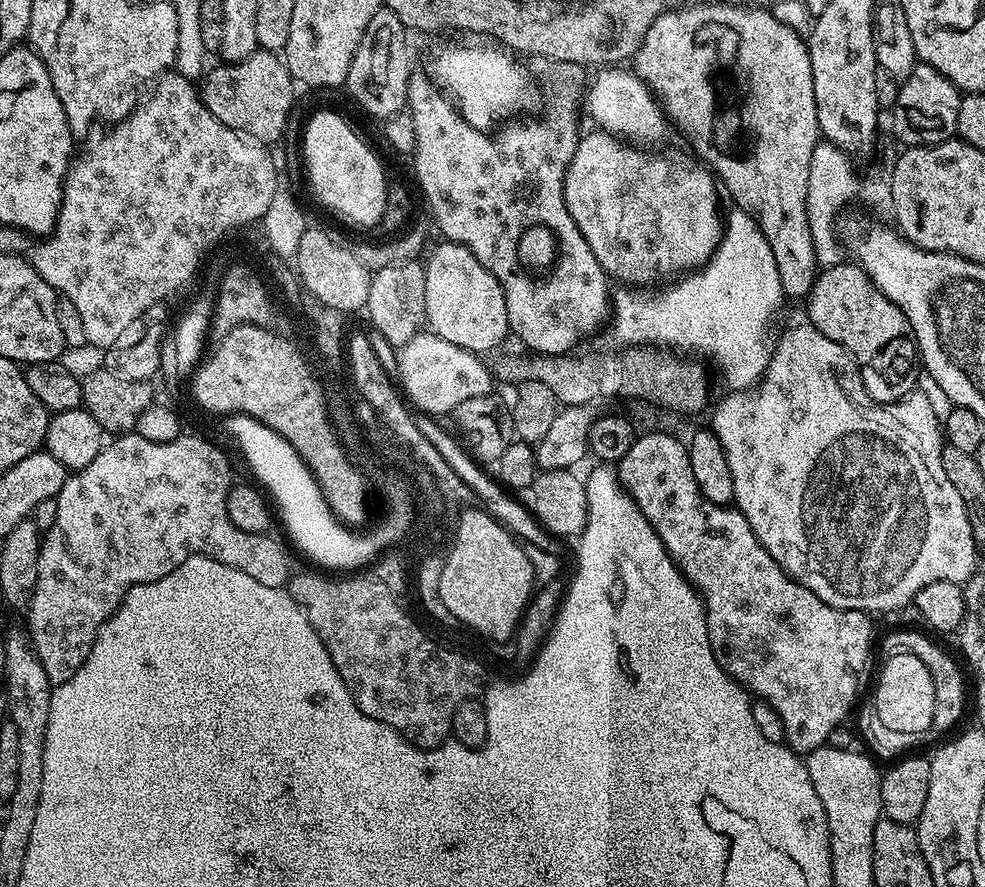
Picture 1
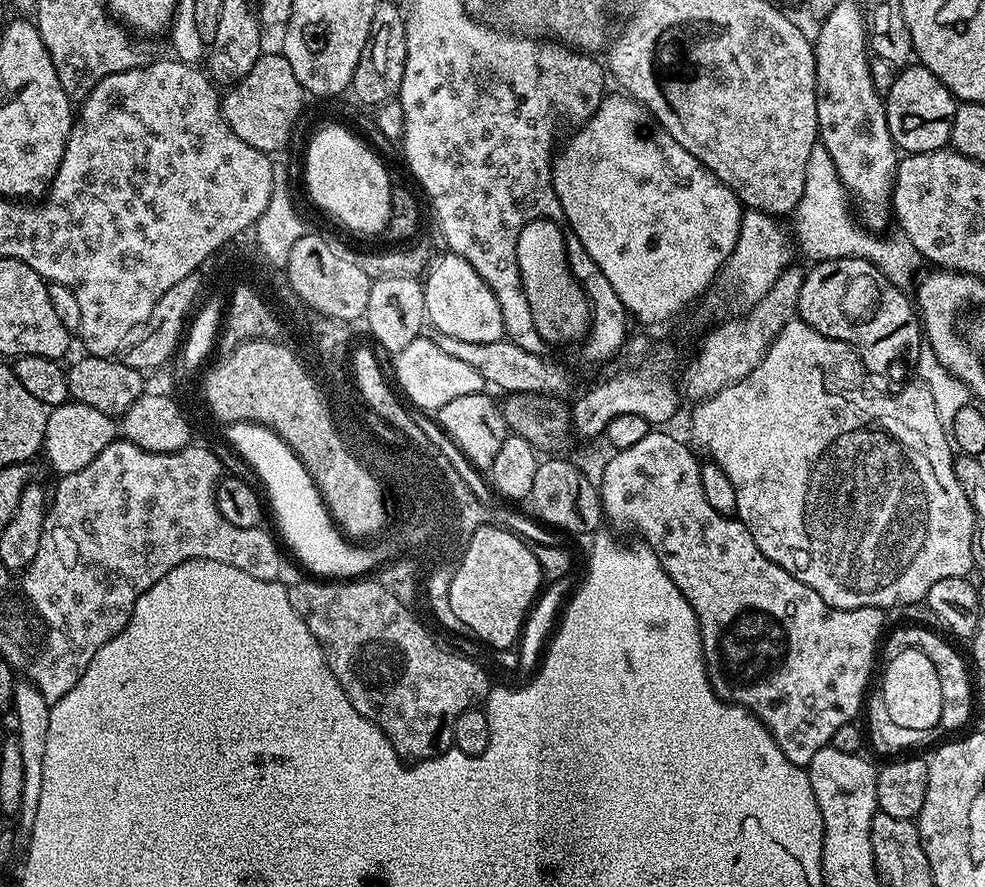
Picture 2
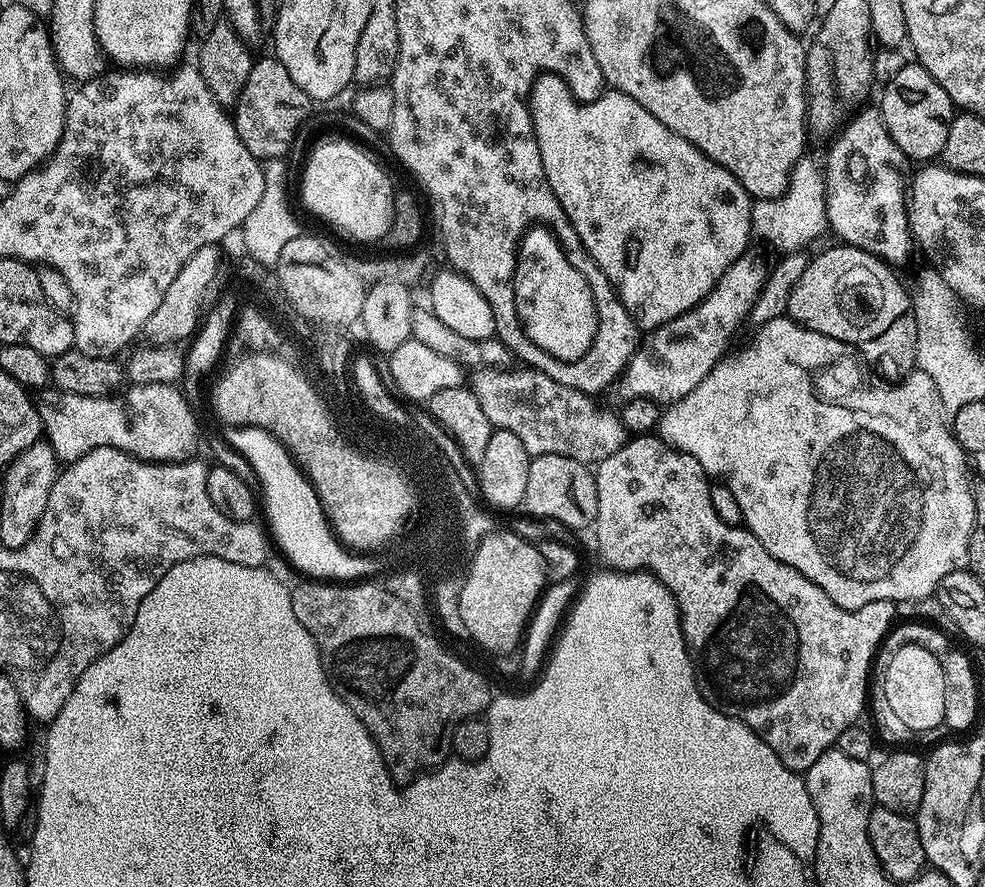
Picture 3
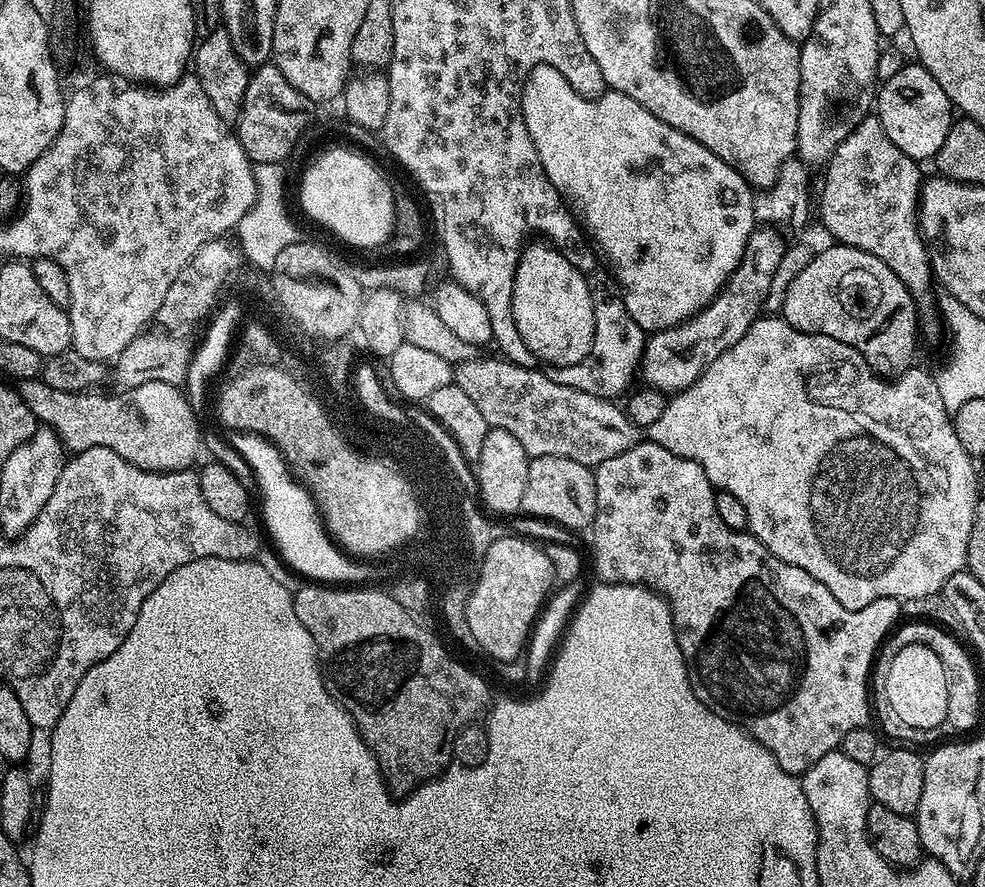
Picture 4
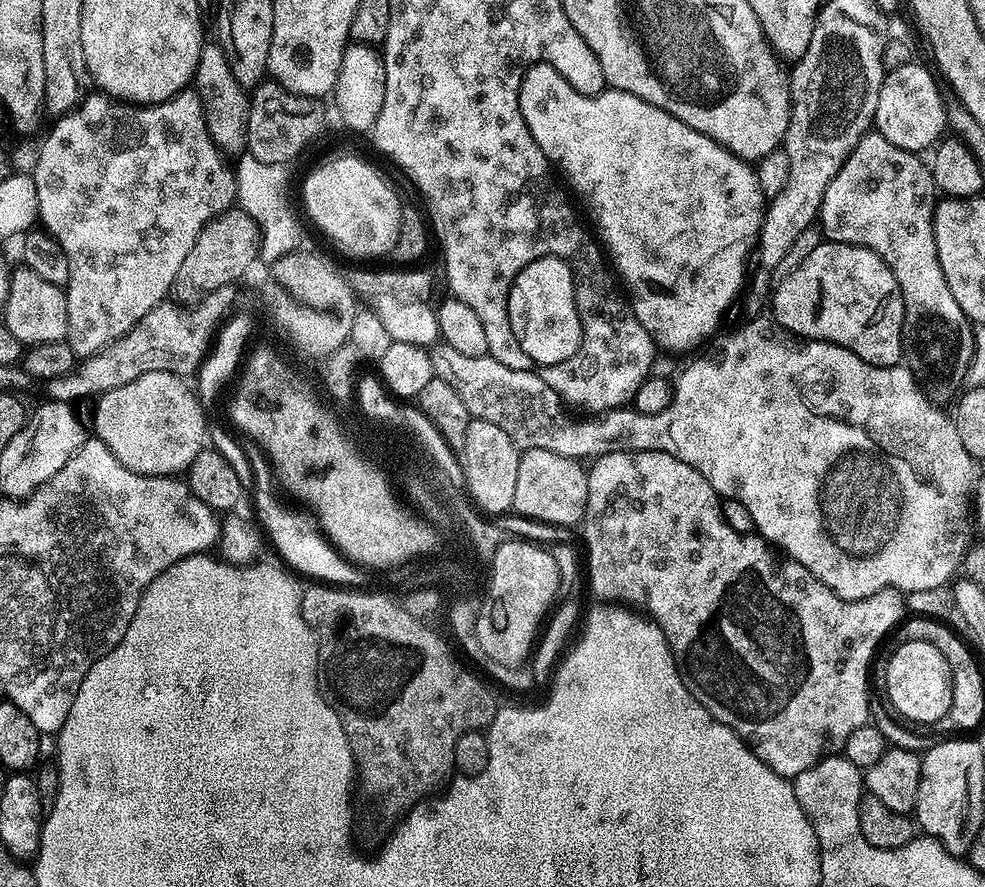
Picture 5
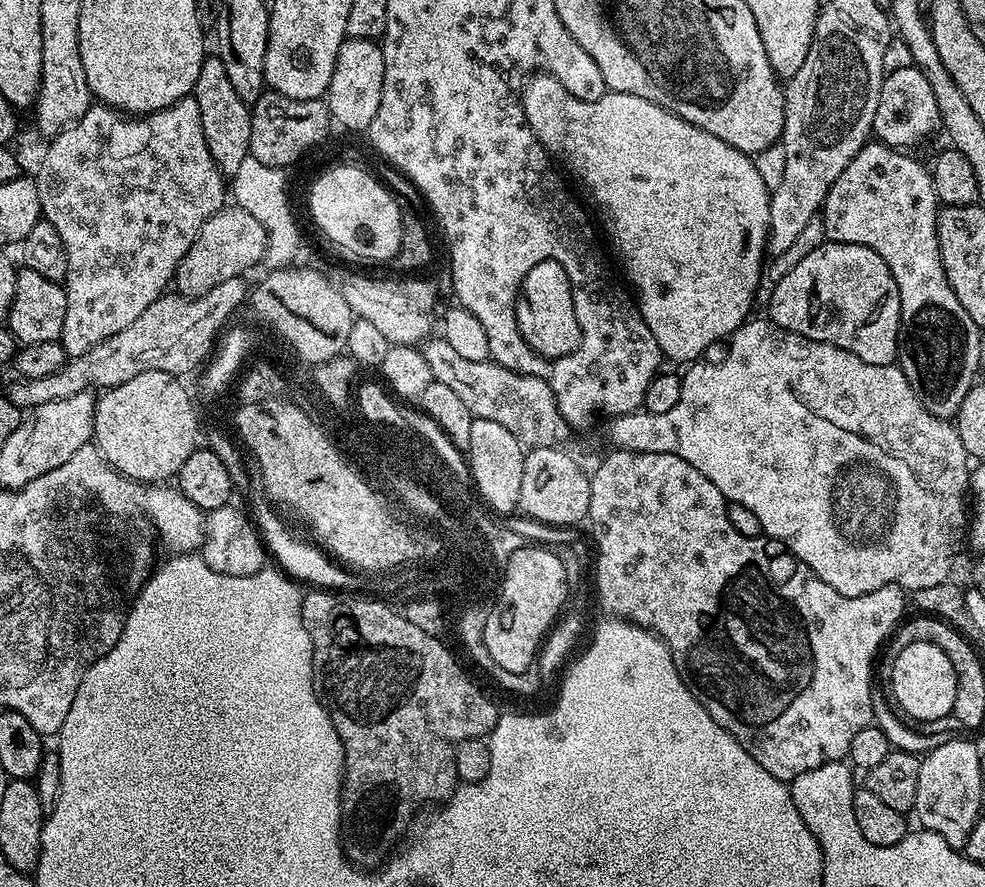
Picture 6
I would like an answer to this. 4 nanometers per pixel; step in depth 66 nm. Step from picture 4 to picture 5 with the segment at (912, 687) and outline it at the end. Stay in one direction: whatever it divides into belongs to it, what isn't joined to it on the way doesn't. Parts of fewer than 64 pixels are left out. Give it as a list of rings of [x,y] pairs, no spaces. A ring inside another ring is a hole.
[[[906,640],[895,645],[884,668],[884,688],[892,704],[916,724],[936,724],[952,708],[952,671],[938,646],[921,640]]]

